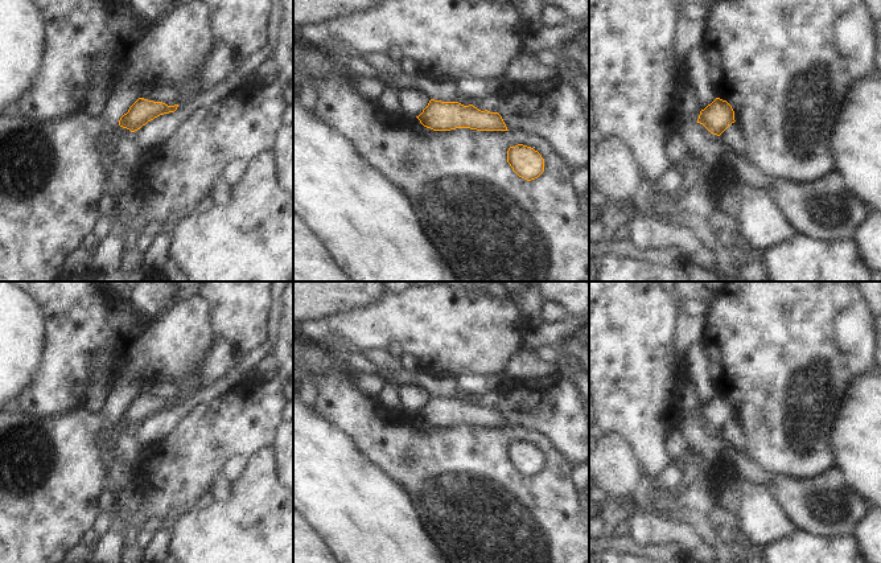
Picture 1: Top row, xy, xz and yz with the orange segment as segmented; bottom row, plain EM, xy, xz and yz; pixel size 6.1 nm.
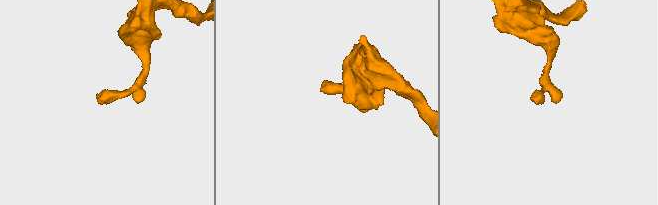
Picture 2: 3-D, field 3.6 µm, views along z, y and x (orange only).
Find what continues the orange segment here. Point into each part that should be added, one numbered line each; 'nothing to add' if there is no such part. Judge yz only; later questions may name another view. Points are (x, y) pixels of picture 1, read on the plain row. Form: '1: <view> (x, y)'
nothing to add

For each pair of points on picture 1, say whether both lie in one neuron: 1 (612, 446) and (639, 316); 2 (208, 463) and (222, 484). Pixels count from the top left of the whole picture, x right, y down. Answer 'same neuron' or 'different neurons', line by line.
1: different neurons
2: different neurons

